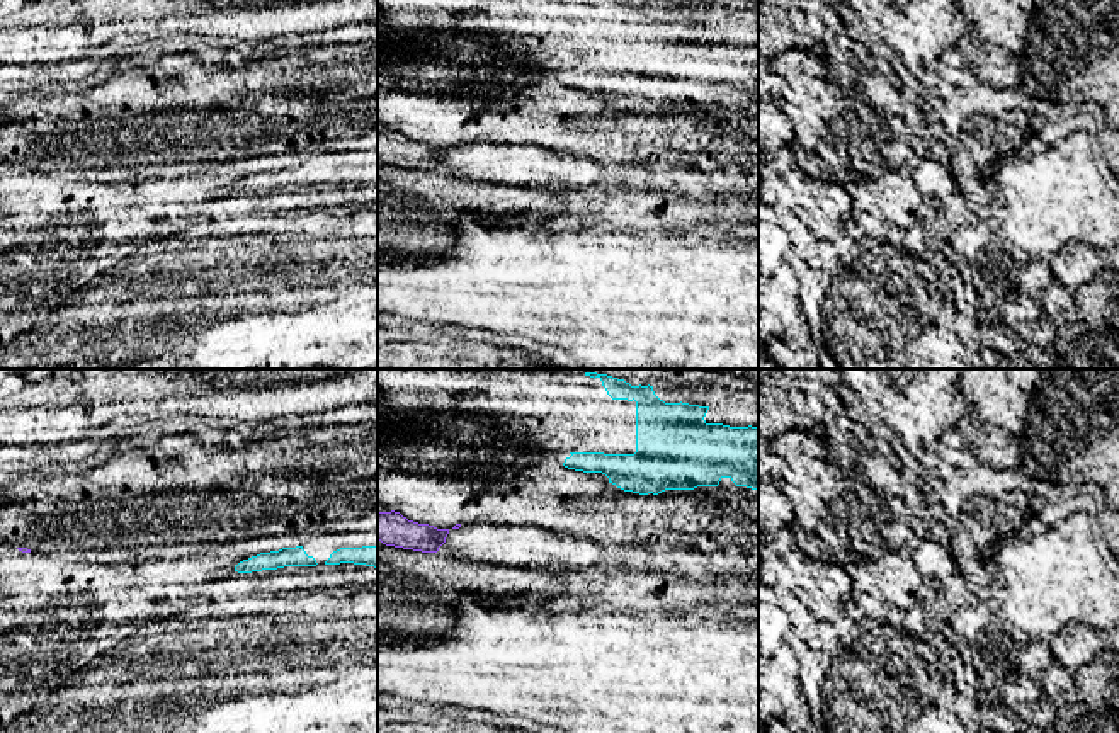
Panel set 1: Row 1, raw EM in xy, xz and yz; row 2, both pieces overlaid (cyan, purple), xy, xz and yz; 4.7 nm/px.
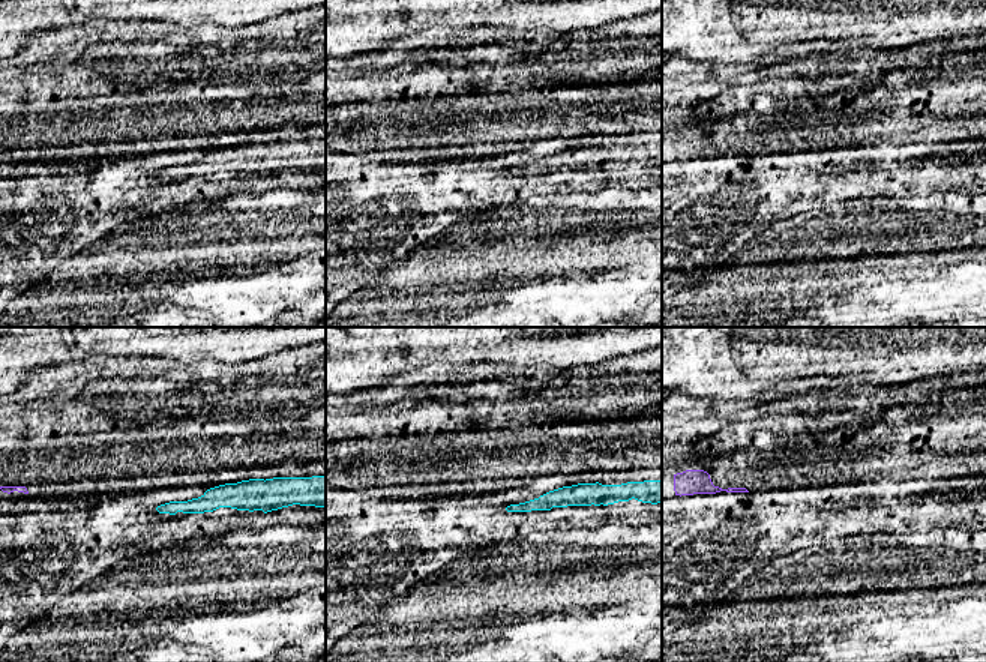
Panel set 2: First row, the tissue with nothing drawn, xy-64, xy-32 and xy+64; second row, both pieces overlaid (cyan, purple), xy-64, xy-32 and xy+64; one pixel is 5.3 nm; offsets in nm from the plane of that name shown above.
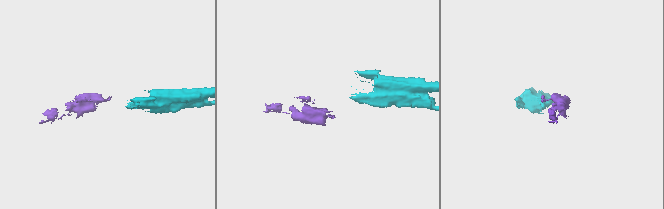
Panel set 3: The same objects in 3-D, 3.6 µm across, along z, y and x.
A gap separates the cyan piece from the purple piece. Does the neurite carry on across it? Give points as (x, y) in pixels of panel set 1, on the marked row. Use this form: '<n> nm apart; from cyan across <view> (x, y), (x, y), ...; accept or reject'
550 nm apart; from cyan across xz (563, 465), (460, 524); reject

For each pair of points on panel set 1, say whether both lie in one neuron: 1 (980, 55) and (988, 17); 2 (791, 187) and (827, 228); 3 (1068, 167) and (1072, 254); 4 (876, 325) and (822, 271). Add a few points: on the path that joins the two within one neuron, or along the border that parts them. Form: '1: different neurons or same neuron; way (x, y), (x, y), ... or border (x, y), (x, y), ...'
1: same neuron; way (988, 46), (988, 26)
2: same neuron; way (801, 198), (822, 218)
3: different neurons; border (1099, 249), (1085, 242), (1068, 240), (1050, 255)
4: same neuron; way (863, 312), (835, 284)

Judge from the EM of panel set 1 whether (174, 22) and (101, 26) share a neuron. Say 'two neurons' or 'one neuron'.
one neuron

